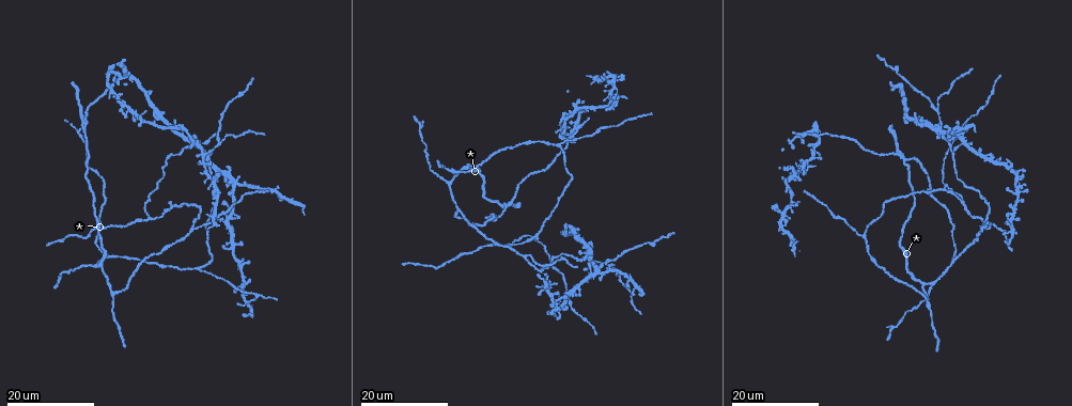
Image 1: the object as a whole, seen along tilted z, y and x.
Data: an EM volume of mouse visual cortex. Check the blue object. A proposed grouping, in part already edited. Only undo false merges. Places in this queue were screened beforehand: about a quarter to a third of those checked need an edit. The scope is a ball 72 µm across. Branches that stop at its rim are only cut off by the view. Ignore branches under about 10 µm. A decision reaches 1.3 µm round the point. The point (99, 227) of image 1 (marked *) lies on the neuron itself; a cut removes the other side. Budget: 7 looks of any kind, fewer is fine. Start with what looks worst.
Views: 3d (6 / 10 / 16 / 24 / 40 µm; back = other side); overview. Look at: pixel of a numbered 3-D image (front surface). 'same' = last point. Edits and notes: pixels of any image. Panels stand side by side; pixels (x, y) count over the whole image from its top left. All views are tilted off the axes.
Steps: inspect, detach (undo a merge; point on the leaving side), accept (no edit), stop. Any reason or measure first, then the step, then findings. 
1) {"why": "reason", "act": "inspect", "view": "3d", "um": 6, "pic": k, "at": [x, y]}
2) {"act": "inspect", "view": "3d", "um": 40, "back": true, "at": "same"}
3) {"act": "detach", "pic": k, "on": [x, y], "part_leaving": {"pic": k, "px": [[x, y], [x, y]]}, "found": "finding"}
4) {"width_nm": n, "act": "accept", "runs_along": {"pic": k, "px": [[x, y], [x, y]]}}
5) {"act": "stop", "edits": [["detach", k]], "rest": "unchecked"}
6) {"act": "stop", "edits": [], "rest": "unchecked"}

{"why": "small branch off a trunk", "act": "inspect", "view": "3d", "um": 16, "pic": 1, "at": [938, 130]}

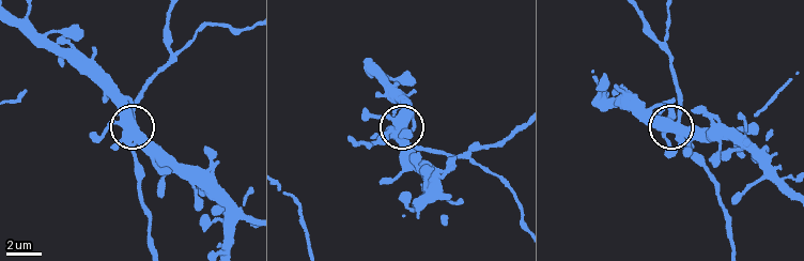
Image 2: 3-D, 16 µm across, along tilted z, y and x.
{"act": "inspect", "view": "3d", "um": 6, "pic": 2, "at": [677, 120]}

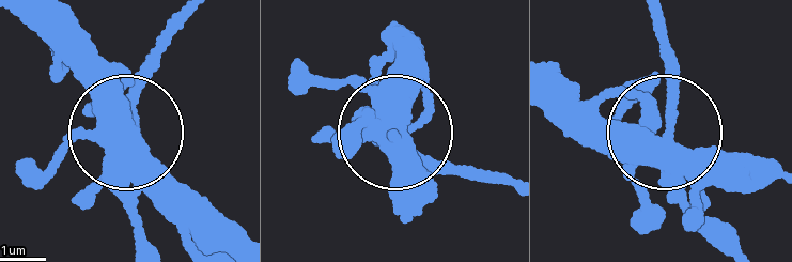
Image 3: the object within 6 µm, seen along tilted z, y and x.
{"width_nm": 420, "act": "accept", "runs_along": {"pic": 3, "px": [[341, 140], [355, 124], [373, 127], [478, 178]]}, "found": "one neuron here"}

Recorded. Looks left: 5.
{"why": "three-way junction", "act": "inspect", "view": "3d", "um": 16, "pic": 1, "at": [219, 141]}

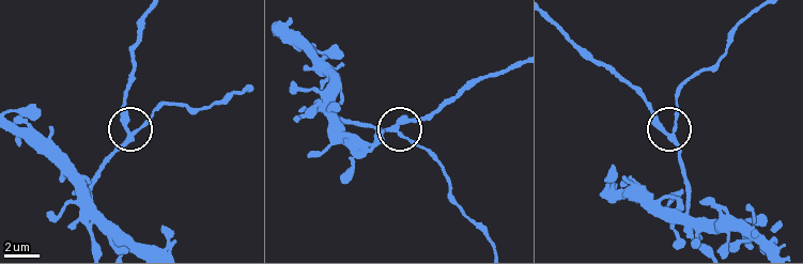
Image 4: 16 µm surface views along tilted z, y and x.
{"act": "inspect", "view": "3d", "um": 6, "pic": 4, "at": [669, 134]}

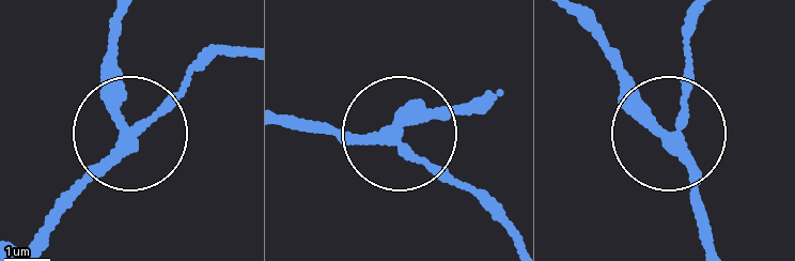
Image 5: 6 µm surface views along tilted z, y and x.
{"act": "accept", "runs_along": {"pic": 5, "px": [[708, 250], [676, 147], [690, 30]]}, "found": "all the same neuron"}

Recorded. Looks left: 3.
{"act": "inspect", "view": "3d", "um": 24, "pic": 1, "at": [86, 122]}

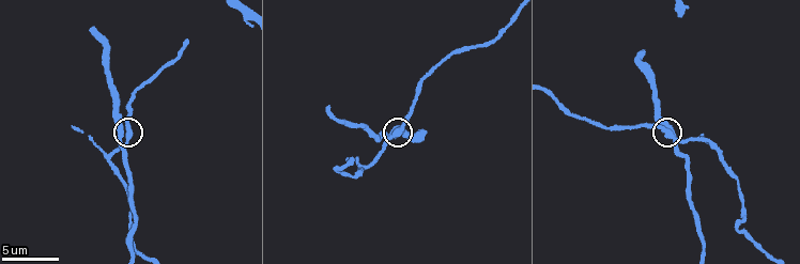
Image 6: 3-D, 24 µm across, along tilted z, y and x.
{"act": "inspect", "view": "3d", "um": 6, "pic": 6, "at": [395, 133]}

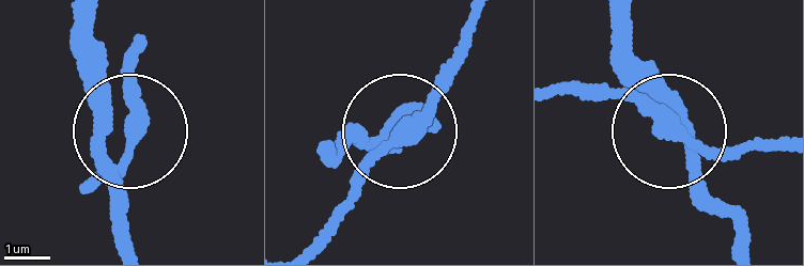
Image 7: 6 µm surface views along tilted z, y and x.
{"width_nm": 320, "act": "accept", "runs_along": {"pic": 7, "px": [[130, 243], [117, 187], [125, 141], [81, 21]]}, "found": "one neuron here"}

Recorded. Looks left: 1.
{"act": "stop", "edits": [], "rest": "unchecked"}

